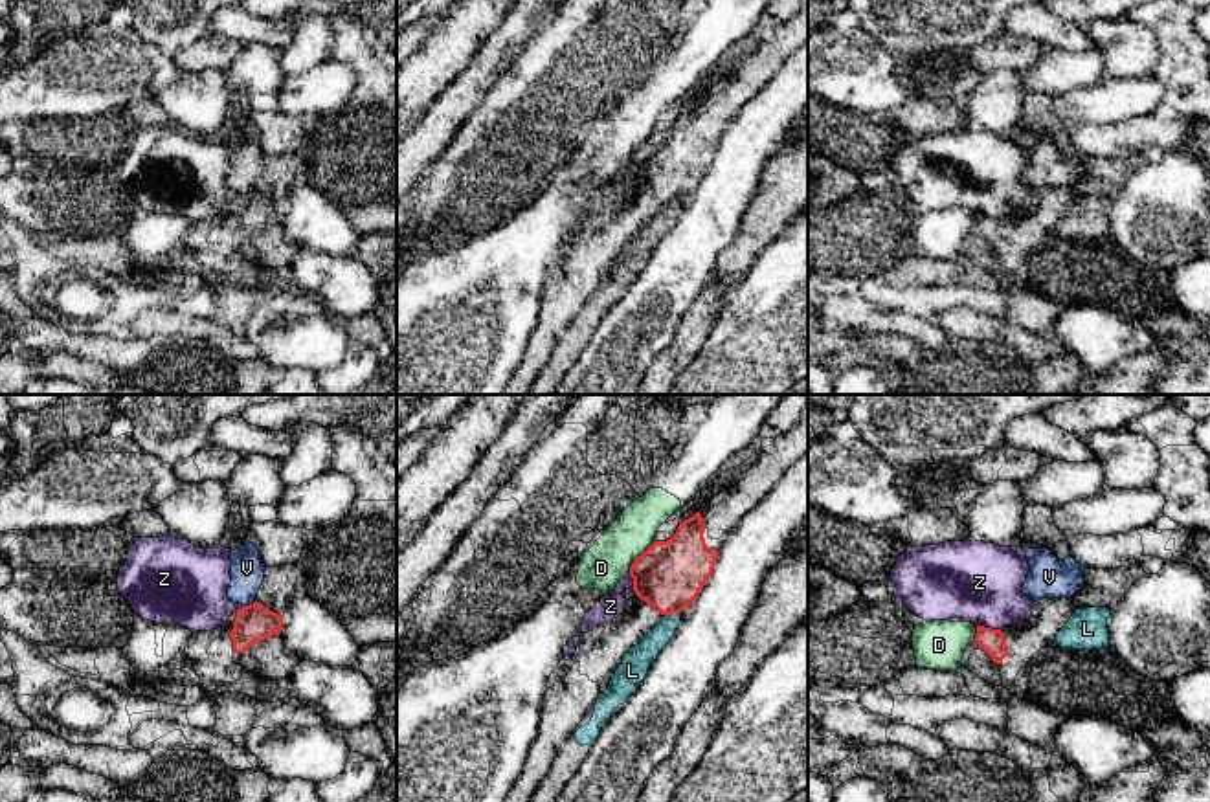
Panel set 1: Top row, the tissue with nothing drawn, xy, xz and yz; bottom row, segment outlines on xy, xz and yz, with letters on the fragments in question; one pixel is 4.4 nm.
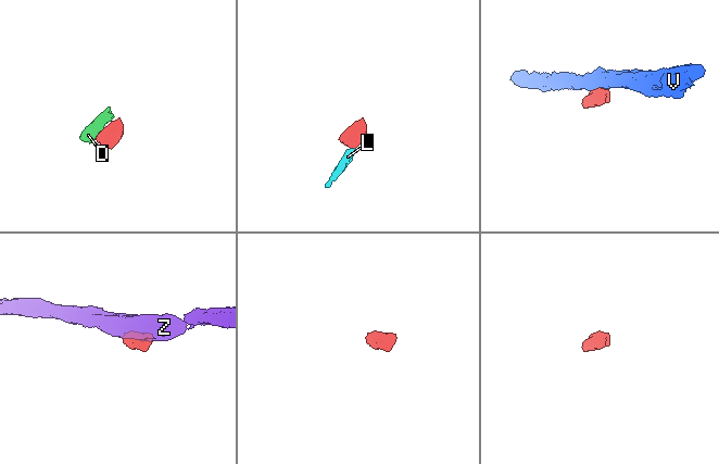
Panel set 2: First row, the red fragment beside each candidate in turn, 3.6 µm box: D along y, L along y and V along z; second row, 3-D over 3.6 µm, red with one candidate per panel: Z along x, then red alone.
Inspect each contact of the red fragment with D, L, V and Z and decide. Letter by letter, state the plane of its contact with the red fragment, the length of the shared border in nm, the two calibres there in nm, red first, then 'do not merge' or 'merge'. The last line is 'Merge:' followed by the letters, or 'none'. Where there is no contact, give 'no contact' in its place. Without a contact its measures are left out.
D: xz | 170 nm | 300/190 nm | do not merge
L: xz | 80 nm | 300/110 nm | do not merge
V: xy | 100 nm | 170/140 nm | do not merge
Z: yz | 110 nm | 110/360 nm | do not merge
Merge: none

